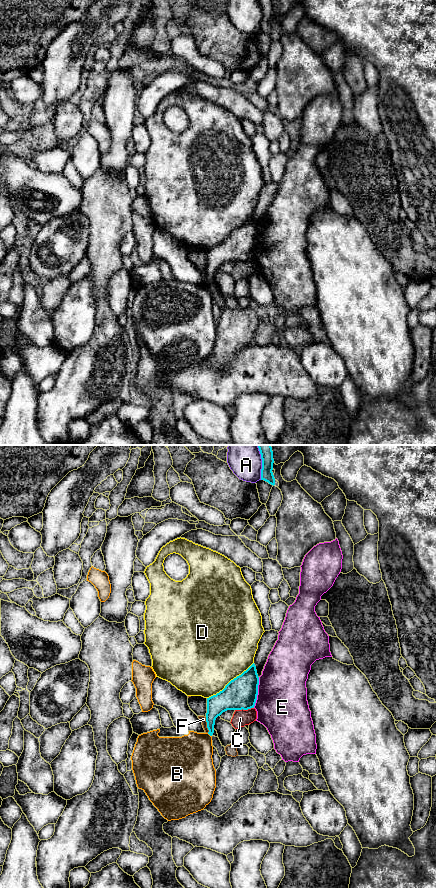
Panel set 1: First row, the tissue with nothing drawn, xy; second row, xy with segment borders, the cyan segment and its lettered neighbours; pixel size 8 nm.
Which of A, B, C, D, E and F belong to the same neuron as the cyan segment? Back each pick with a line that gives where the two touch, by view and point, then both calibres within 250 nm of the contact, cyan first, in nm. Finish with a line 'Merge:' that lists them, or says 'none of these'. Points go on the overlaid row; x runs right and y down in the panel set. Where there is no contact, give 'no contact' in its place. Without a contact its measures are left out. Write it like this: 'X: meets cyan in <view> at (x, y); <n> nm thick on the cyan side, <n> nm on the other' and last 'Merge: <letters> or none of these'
Merge: none of these

